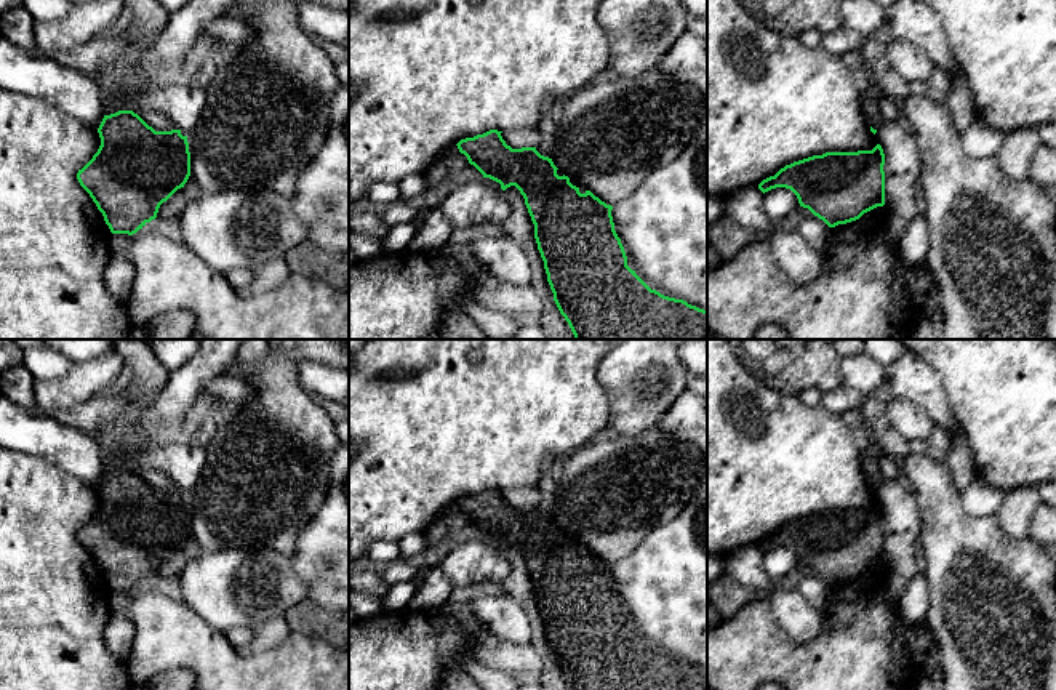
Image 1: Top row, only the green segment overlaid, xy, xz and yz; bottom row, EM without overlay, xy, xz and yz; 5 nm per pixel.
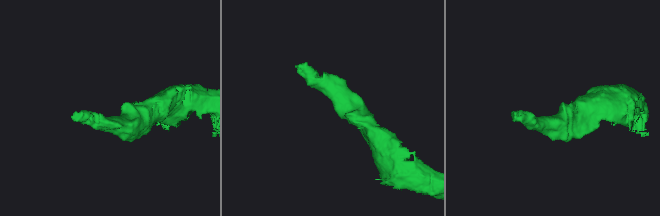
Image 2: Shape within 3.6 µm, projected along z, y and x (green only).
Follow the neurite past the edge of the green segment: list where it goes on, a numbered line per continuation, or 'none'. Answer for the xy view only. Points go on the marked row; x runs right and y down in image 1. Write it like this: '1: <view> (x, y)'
none

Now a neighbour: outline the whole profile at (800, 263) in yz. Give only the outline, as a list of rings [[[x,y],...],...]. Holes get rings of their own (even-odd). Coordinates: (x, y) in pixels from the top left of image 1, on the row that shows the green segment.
[[[747,186],[725,197],[725,215],[766,239],[776,263],[795,285],[808,285],[821,275],[822,255],[814,251],[798,231],[778,229],[768,219],[758,186]]]

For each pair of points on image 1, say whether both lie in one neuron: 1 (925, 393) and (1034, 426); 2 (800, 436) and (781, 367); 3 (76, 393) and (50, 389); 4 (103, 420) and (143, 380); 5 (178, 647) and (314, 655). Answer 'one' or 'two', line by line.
1: two
2: two
3: one
4: one
5: one

